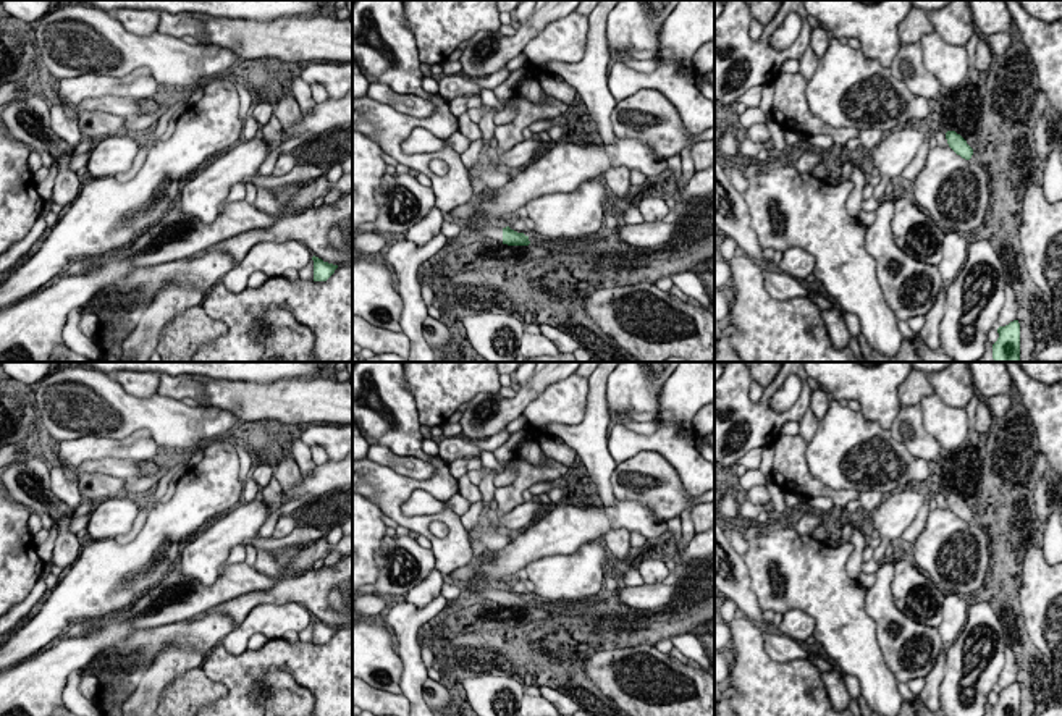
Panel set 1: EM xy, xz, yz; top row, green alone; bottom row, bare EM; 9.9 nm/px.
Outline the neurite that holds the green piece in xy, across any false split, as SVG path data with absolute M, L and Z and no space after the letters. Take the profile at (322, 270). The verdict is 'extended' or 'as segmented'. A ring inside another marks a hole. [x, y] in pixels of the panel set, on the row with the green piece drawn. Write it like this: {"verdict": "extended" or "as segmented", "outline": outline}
{"verdict": "as segmented", "outline": "M315 255L312 257L312 260L314 260L314 281L327 281L338 268L338 265L323 262Z"}

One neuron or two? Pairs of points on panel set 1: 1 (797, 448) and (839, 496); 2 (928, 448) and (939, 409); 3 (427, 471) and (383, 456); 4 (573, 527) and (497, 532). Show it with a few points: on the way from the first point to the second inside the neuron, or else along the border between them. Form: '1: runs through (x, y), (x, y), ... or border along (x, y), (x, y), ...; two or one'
1: runs through (797, 464), (797, 471), (815, 488), (823, 492); one
2: border along (920, 403), (923, 427), (943, 448); two
3: runs through (416, 469), (395, 463); one
4: border along (511, 537), (503, 548), (482, 555); two

